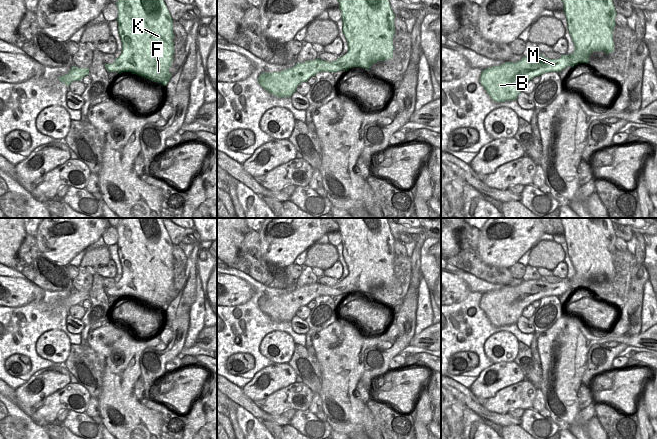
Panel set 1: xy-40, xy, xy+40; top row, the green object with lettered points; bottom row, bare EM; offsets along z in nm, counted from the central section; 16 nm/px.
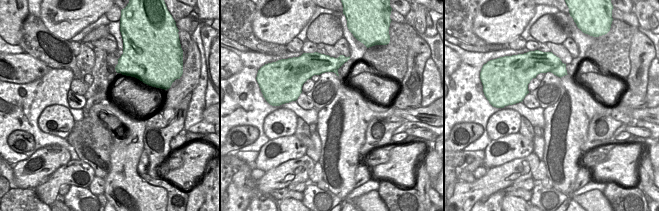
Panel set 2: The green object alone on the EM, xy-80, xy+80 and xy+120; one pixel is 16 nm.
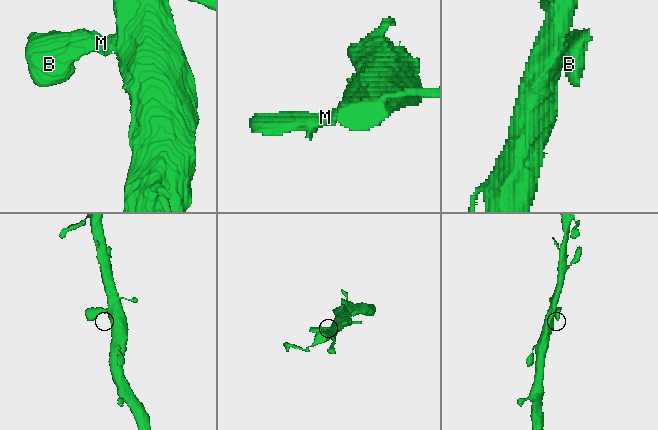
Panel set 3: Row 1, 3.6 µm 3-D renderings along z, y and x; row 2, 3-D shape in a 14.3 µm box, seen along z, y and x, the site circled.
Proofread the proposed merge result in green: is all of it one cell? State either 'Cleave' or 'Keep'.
Keep.

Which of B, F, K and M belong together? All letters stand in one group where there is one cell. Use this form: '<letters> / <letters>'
B F K M

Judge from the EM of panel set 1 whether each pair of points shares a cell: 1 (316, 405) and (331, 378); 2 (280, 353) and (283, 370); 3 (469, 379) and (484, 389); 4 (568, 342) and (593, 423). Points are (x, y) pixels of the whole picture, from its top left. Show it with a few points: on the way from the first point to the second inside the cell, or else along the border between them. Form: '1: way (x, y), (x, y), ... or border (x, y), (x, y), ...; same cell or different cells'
1: border (318, 394), (323, 410); different cells
2: border (275, 362), (287, 363); different cells
3: border (489, 365), (469, 387); different cells
4: border (587, 423), (585, 428); different cells

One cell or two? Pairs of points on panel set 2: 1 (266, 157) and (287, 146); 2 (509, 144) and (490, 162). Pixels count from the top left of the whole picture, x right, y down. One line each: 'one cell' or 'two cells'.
1: one cell
2: one cell

